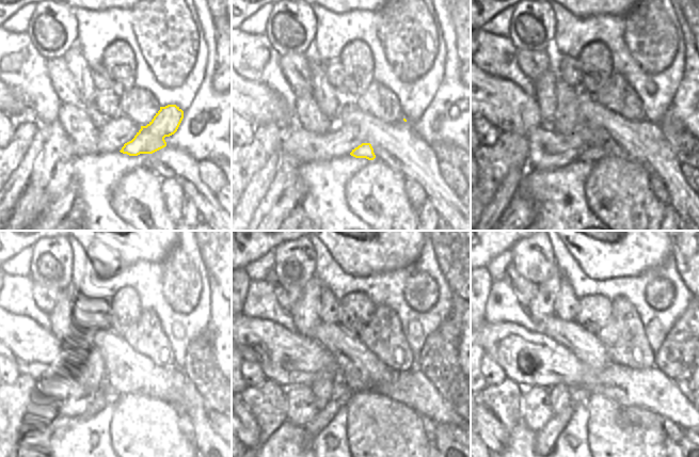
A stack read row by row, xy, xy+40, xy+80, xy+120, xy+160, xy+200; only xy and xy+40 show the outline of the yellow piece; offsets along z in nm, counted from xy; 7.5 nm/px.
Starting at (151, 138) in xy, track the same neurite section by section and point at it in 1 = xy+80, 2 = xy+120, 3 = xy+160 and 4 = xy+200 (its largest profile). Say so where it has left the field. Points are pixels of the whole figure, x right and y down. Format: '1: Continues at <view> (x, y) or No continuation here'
1: Continues at xy+80 (589, 154)
2: Continues at xy+120 (106, 394)
3: Continues at xy+160 (342, 393)
4: Continues at xy+200 (545, 439)

